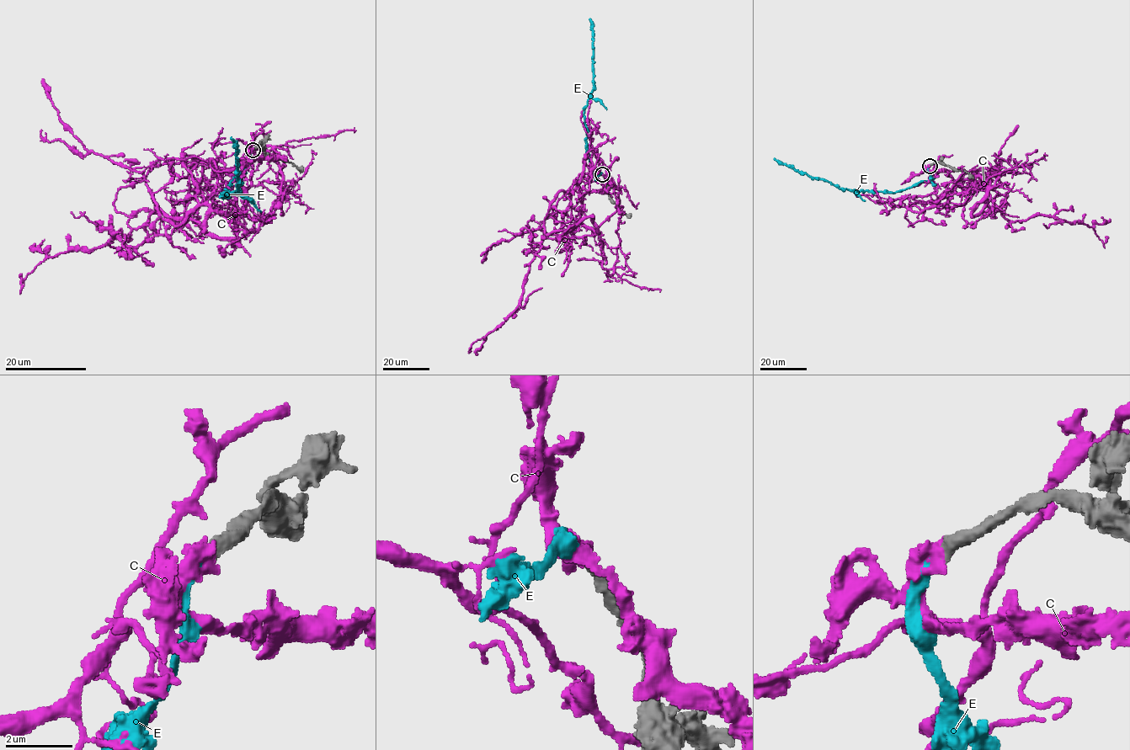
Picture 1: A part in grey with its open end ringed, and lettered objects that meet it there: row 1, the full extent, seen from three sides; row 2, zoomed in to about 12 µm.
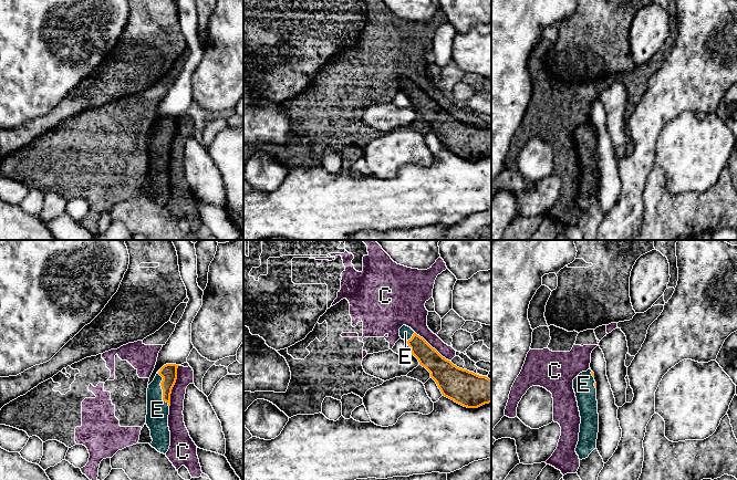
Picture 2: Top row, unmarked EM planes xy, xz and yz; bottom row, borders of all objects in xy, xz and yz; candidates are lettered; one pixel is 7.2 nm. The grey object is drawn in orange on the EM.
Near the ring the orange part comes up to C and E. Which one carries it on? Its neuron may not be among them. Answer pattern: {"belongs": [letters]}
{"belongs": ["E"]}

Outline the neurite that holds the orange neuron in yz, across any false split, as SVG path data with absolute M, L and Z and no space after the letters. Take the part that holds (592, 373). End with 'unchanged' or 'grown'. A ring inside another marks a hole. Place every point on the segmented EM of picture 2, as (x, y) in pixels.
M590 369L580 373L573 379L578 407L581 417L579 441L575 452L579 459L585 459L596 449L599 432L599 414L596 400L596 383L594 373Z; grown

